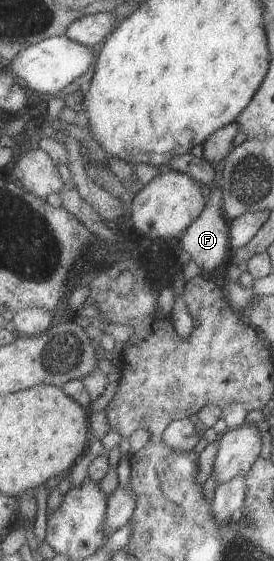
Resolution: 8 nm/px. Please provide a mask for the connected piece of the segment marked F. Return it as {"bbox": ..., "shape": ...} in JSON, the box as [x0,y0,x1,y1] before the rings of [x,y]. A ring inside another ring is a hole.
{"bbox":[181,159,230,277],"shape":[[[221,159],[221,161],[214,166],[215,181],[213,181],[213,185],[210,186],[205,209],[202,215],[187,228],[187,231],[181,237],[182,249],[189,253],[194,263],[200,267],[202,273],[207,275],[207,277],[211,277],[215,271],[219,271],[219,267],[225,263],[227,253],[229,253],[230,222],[226,219],[222,211],[224,195],[222,194],[221,185],[218,184],[223,177],[225,165],[225,159]]]}

